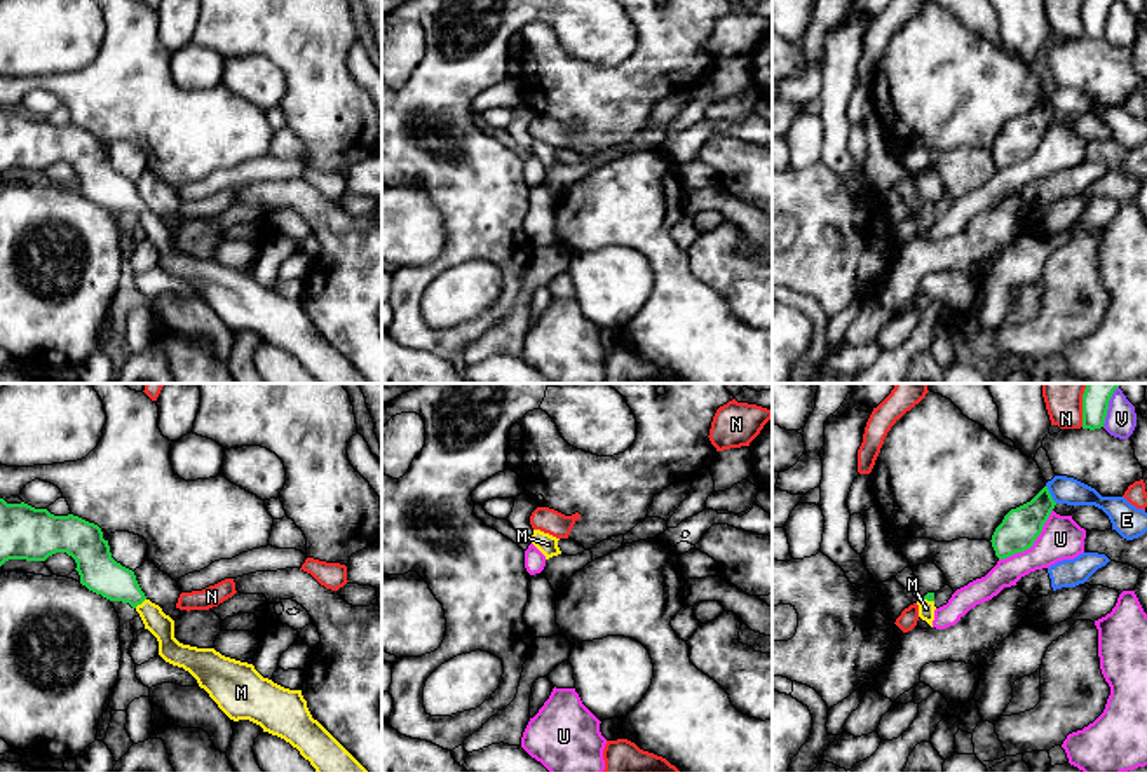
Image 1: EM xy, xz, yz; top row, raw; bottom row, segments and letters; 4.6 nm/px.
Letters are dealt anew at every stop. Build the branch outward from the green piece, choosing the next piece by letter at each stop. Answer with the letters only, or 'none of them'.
M

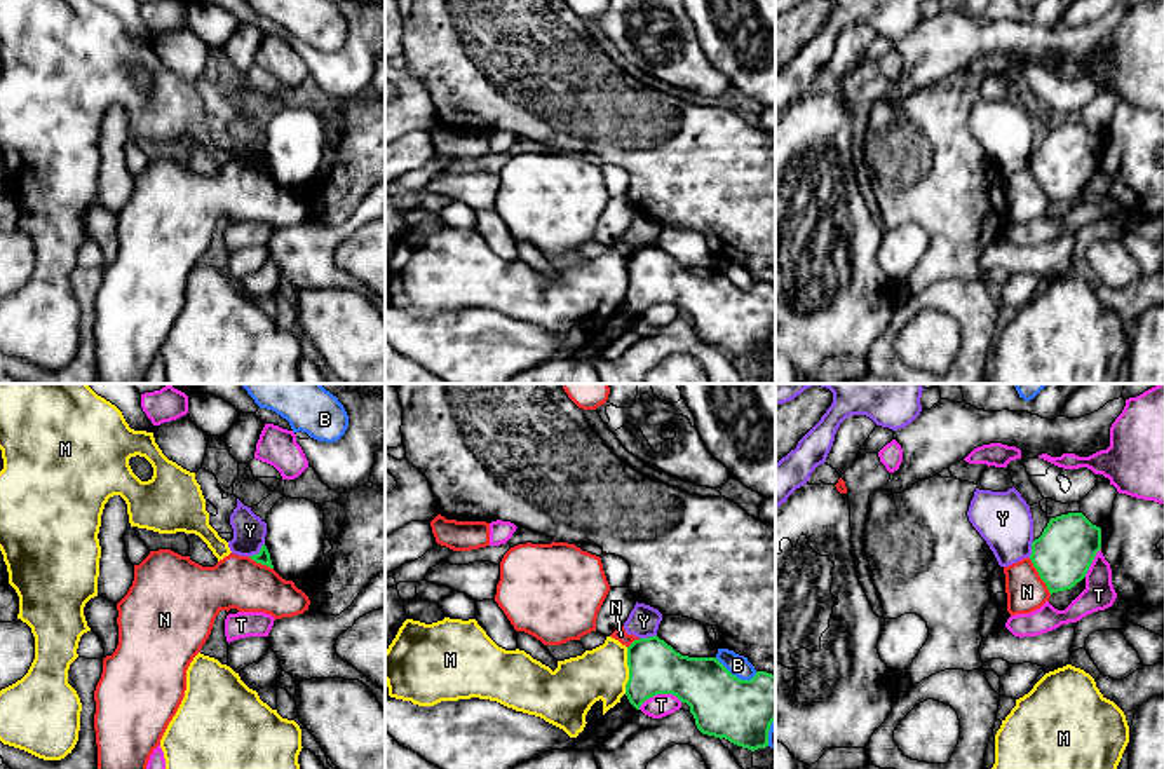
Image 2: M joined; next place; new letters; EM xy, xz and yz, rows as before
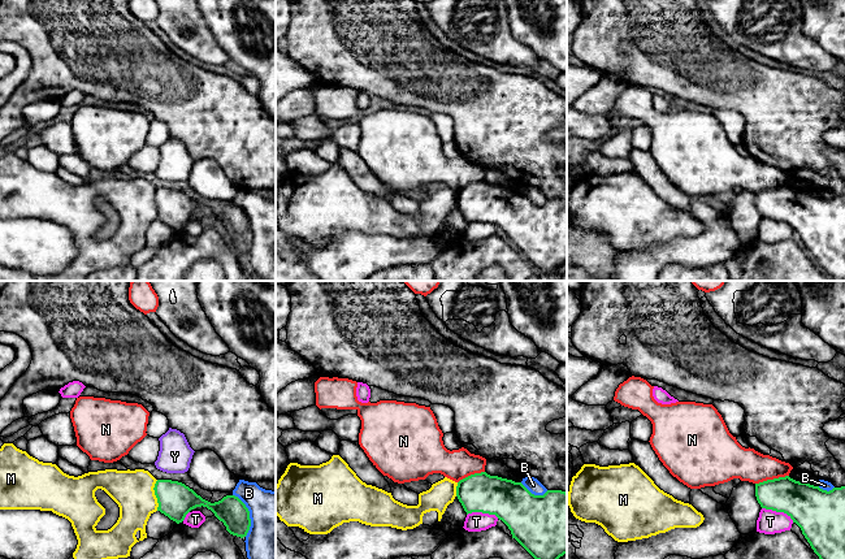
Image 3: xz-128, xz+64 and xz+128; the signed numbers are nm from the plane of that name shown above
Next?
none of them

